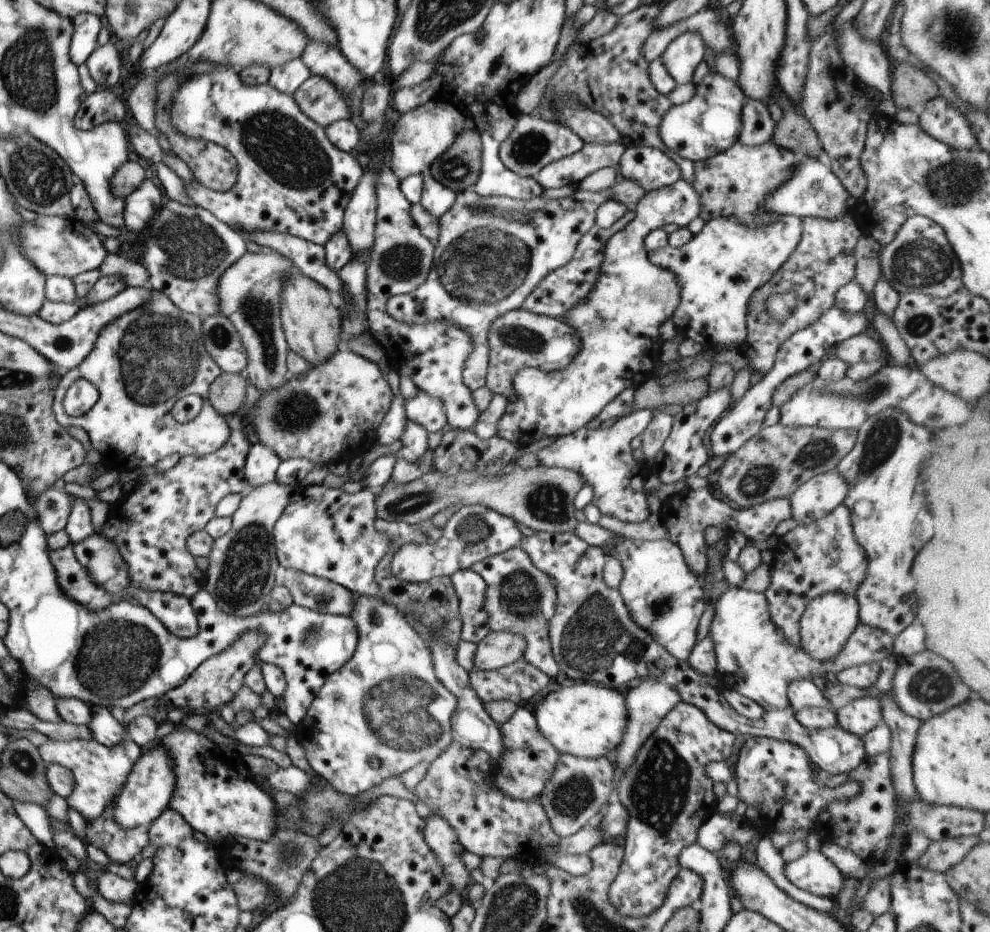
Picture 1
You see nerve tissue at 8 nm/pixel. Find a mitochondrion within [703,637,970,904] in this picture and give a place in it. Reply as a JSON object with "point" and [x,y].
{"point":[931,685]}

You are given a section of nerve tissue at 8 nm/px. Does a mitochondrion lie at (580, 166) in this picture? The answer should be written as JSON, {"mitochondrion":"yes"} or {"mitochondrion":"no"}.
{"mitochondrion":"no"}

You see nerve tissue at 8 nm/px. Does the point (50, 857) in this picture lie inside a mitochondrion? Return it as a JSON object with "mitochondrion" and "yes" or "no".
{"mitochondrion":"no"}

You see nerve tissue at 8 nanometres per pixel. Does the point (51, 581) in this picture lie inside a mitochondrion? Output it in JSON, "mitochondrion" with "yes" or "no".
{"mitochondrion":"no"}

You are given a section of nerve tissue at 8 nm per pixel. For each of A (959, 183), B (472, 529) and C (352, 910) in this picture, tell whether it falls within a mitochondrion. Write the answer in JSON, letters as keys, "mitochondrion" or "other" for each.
{"A":"mitochondrion","B":"mitochondrion","C":"mitochondrion"}

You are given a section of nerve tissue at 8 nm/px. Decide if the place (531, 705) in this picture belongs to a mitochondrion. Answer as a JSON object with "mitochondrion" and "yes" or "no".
{"mitochondrion":"no"}

